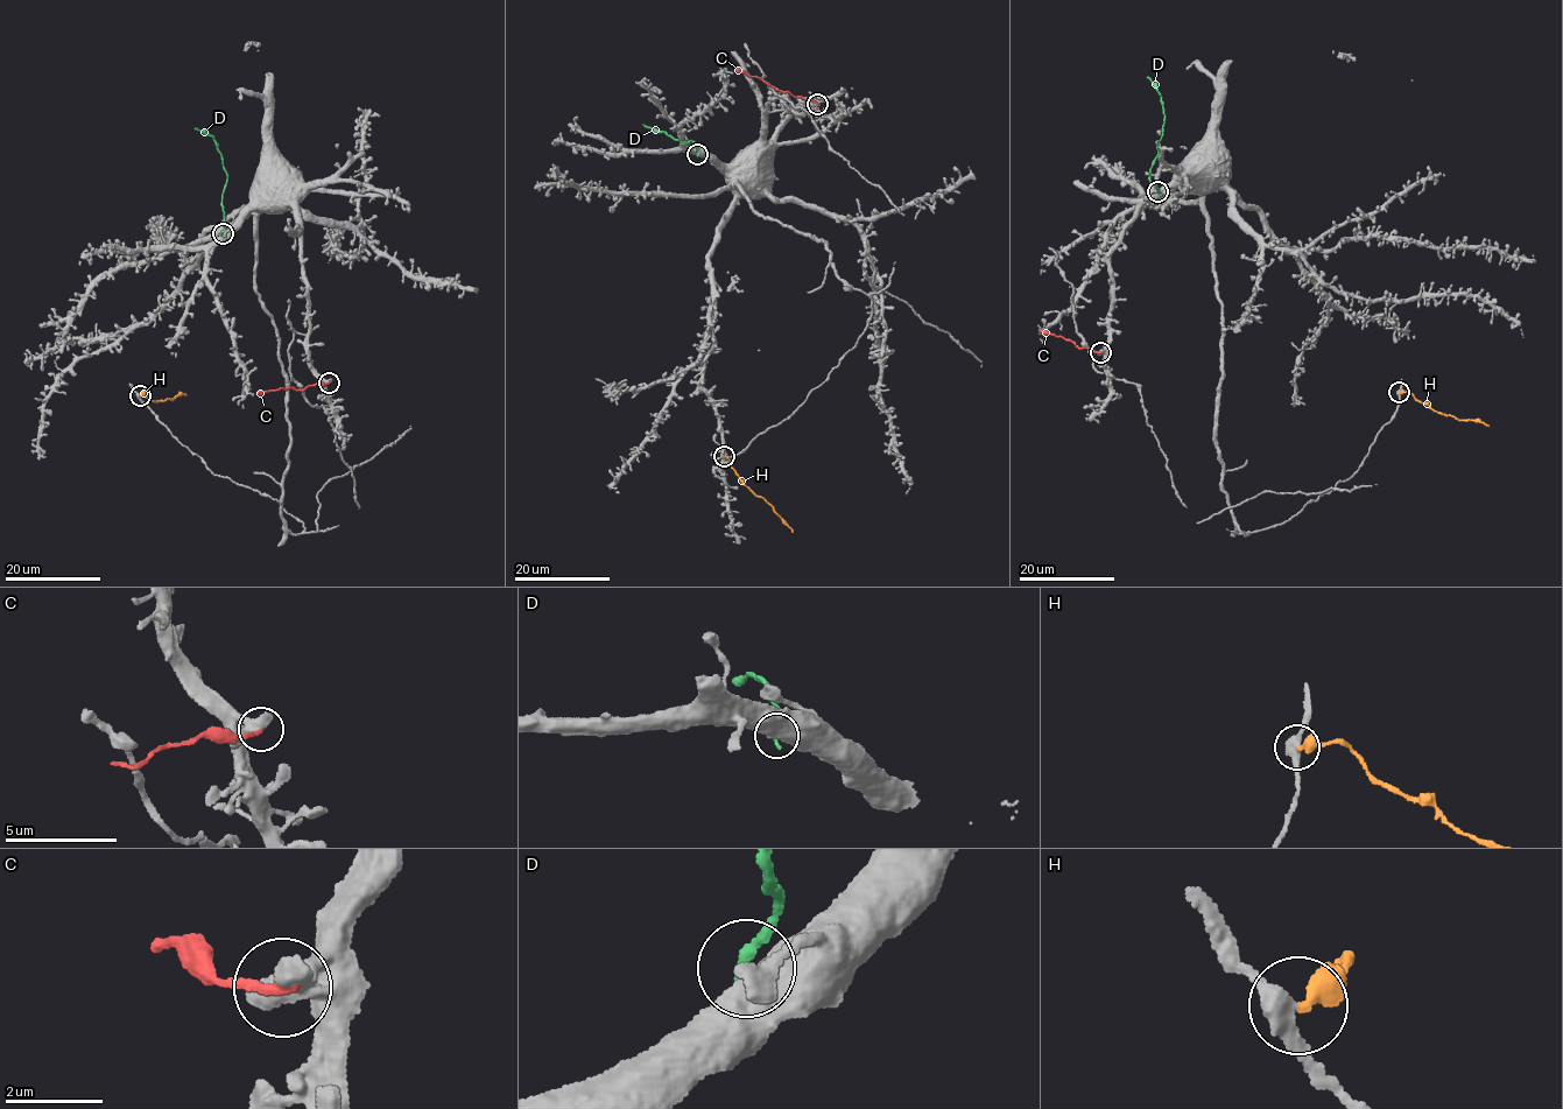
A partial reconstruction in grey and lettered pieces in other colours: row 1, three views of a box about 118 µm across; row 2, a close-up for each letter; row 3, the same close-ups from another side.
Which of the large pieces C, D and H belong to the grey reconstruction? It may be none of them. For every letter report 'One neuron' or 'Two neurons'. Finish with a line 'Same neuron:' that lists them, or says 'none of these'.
C: Two neurons
D: Two neurons
H: Two neurons
Same neuron: none of these

